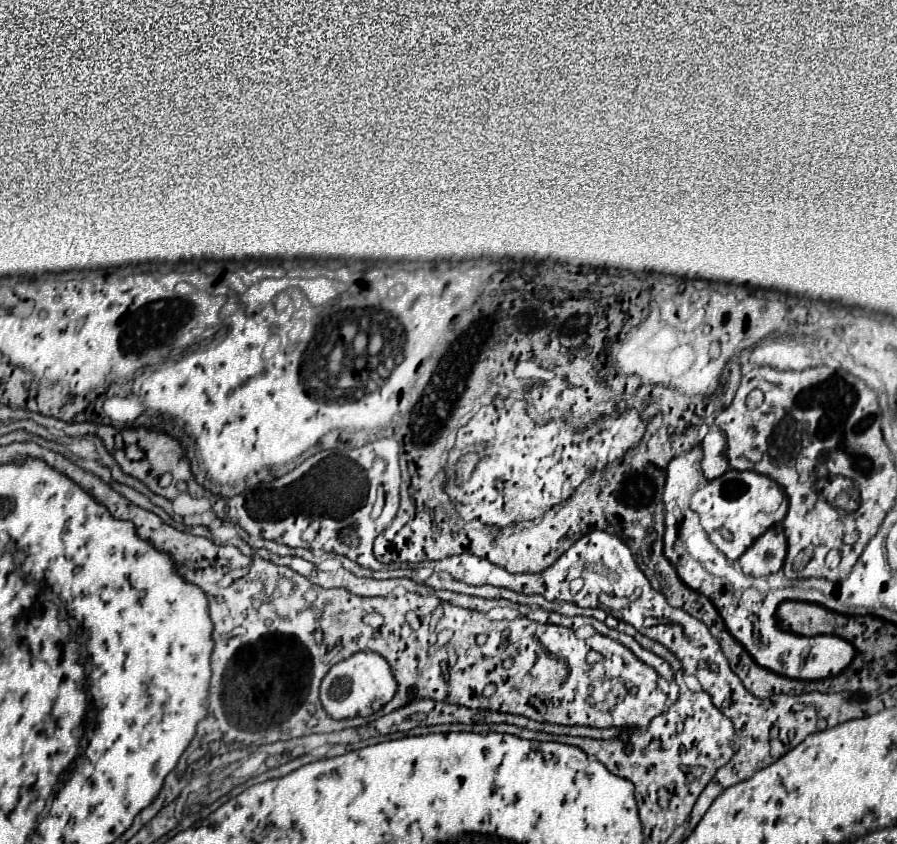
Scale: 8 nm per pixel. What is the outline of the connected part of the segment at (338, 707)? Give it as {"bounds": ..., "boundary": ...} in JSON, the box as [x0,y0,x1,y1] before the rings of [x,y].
{"bounds":[321,651,397,719],"boundary":[[[361,651],[351,655],[349,659],[331,667],[321,683],[321,703],[325,711],[333,719],[347,719],[347,717],[367,717],[385,707],[397,691],[397,681],[391,673],[389,663],[371,651]]]}

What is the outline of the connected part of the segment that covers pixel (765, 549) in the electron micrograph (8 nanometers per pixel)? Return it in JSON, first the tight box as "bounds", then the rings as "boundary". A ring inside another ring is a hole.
{"bounds":[739,525,787,577],"boundary":[[[781,525],[769,527],[739,559],[745,573],[759,577],[777,573],[787,555],[787,539]]]}

